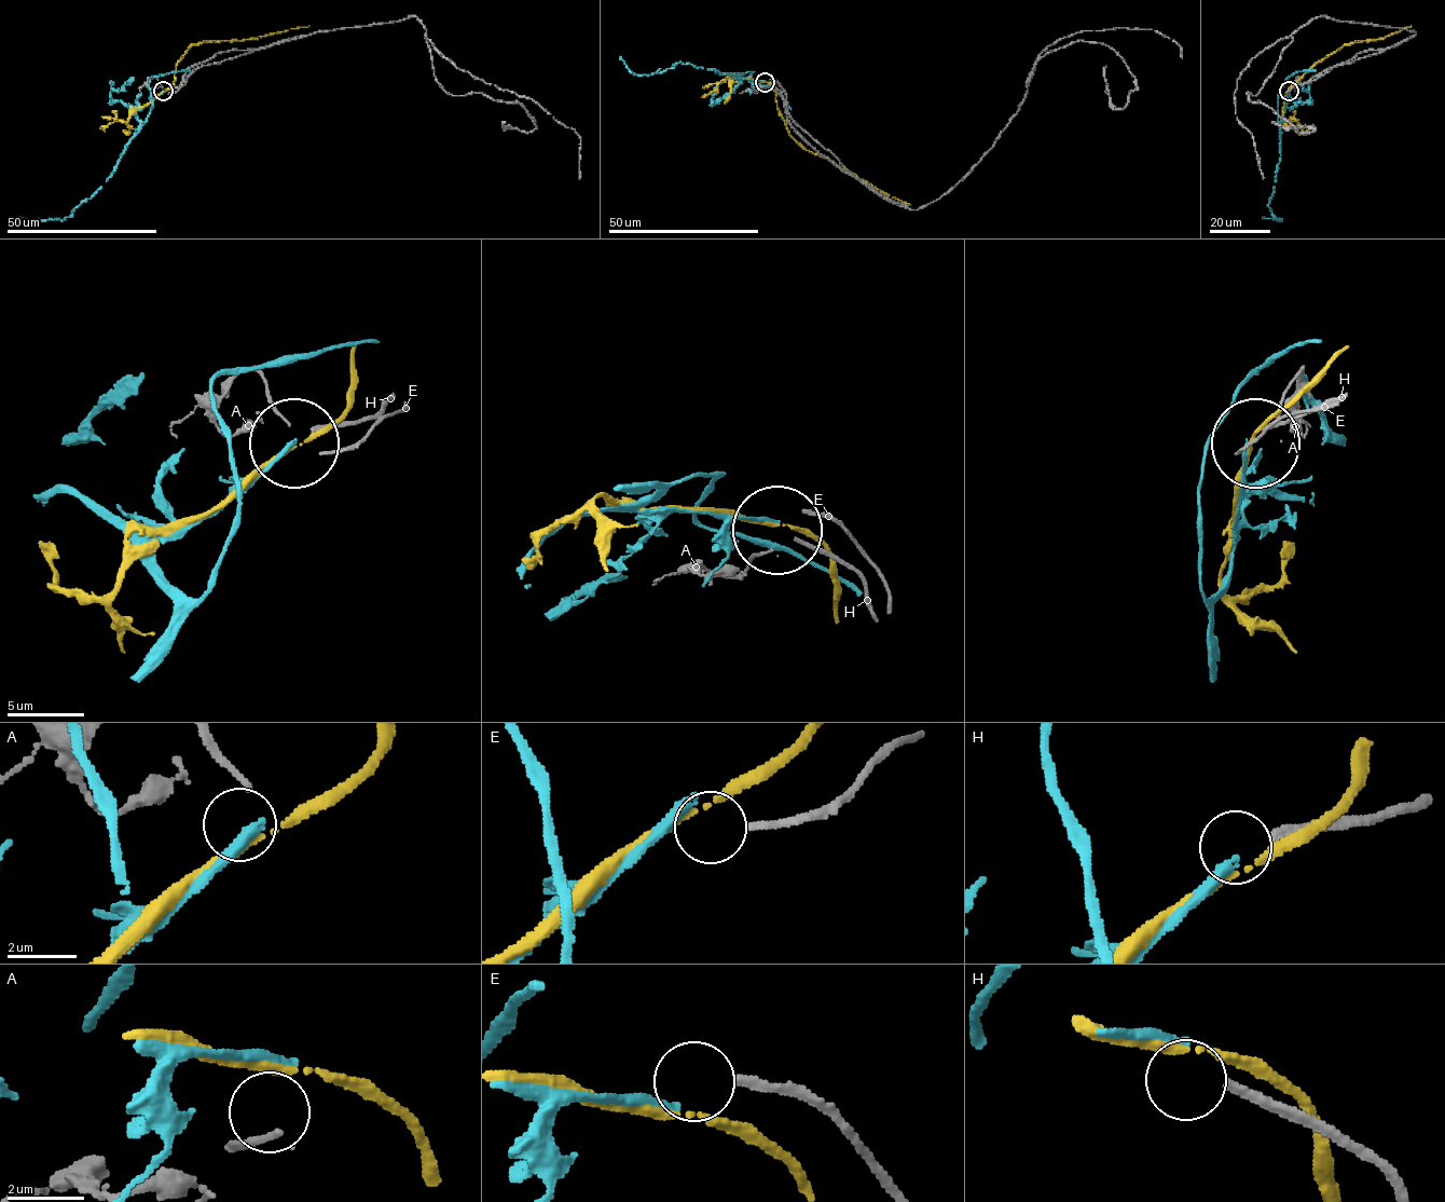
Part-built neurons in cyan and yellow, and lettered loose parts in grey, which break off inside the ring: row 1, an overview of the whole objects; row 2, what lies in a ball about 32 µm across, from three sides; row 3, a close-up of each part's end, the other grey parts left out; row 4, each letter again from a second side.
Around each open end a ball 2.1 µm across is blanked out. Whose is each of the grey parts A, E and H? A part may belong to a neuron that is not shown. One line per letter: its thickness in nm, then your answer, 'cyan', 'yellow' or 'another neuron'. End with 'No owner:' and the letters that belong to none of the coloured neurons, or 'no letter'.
A: calibre 30 nm; another neuron
E: calibre 200 nm; another neuron
H: calibre 280 nm; another neuron
No owner: A, E, H

